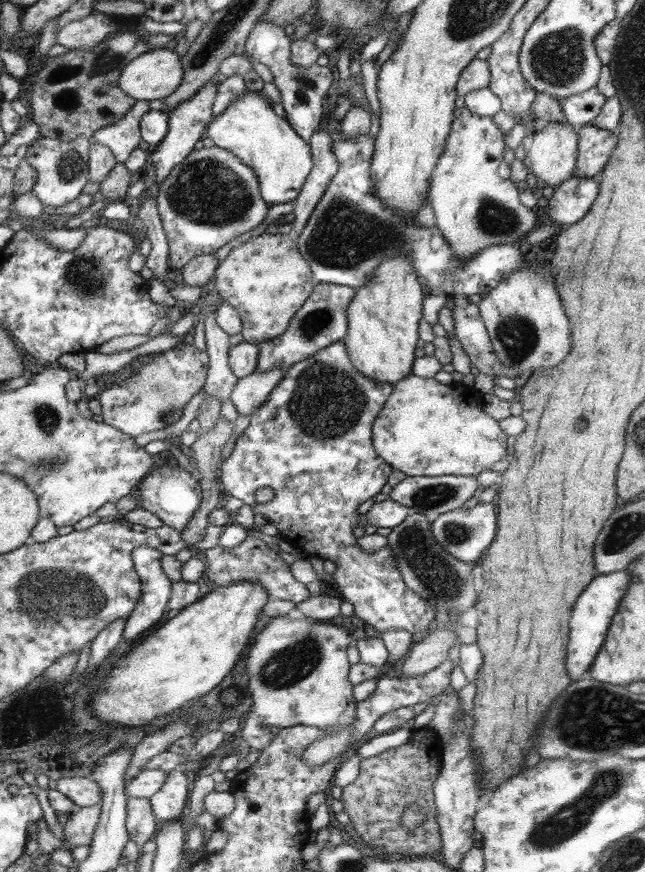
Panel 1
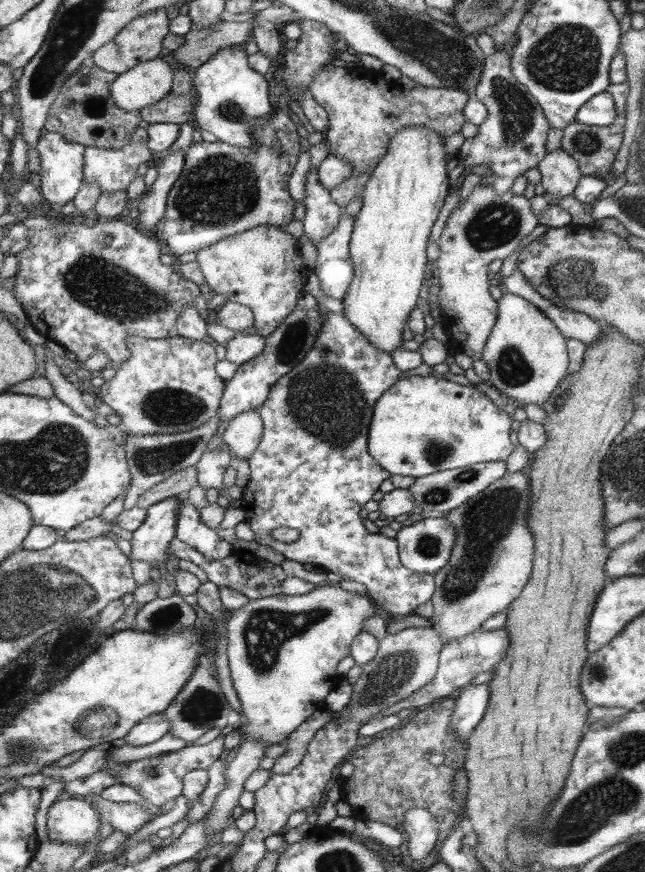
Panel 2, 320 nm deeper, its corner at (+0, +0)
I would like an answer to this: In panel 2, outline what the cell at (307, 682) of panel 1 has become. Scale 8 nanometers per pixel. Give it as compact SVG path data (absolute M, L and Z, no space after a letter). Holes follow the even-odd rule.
M330 583L317 586L302 596L280 593L261 599L249 599L246 606L235 610L225 622L226 654L236 695L247 718L244 726L238 726L243 738L260 739L268 746L280 744L314 710L326 709L322 700L338 684L334 682L336 666L351 653L351 645L366 628L367 619L378 612L384 615L367 594L360 595L345 590L339 584Z

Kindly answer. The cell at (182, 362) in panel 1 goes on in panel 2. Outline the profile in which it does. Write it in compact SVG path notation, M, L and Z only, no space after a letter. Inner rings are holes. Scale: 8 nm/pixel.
M132 335L126 341L131 357L117 368L112 379L107 380L100 387L98 394L98 401L113 408L120 416L124 430L136 436L146 436L146 434L172 436L180 432L188 432L216 419L218 404L222 404L220 396L225 388L224 380L214 370L218 358L216 358L216 352L214 352L216 348L213 345L180 335L164 339L149 339Z

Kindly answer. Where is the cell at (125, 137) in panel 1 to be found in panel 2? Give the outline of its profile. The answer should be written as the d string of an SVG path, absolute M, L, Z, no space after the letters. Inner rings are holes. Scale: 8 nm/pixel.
M139 127L135 130L132 140L122 148L107 148L106 150L100 146L88 146L85 153L84 173L86 173L85 182L92 184L97 180L101 192L116 192L124 190L130 186L130 182L136 176L136 170L140 164L146 162L154 156L154 151L147 145L150 135L147 130Z

